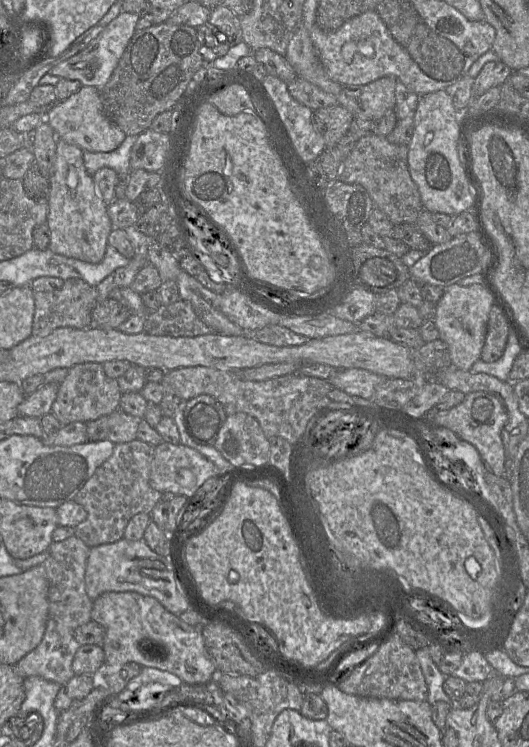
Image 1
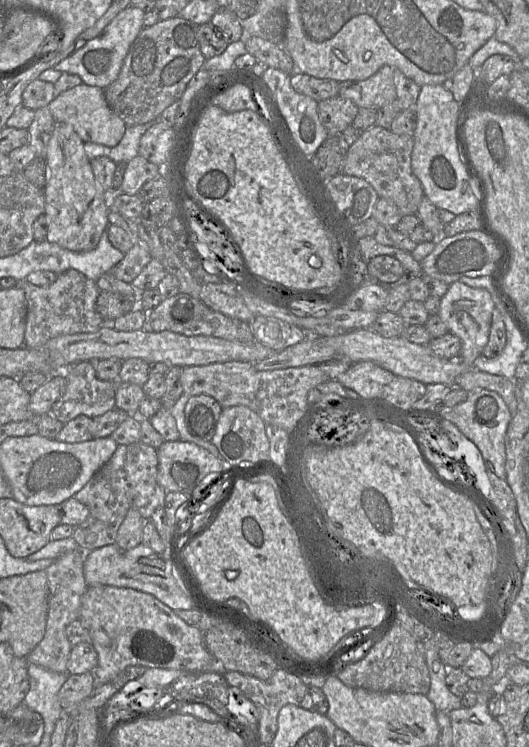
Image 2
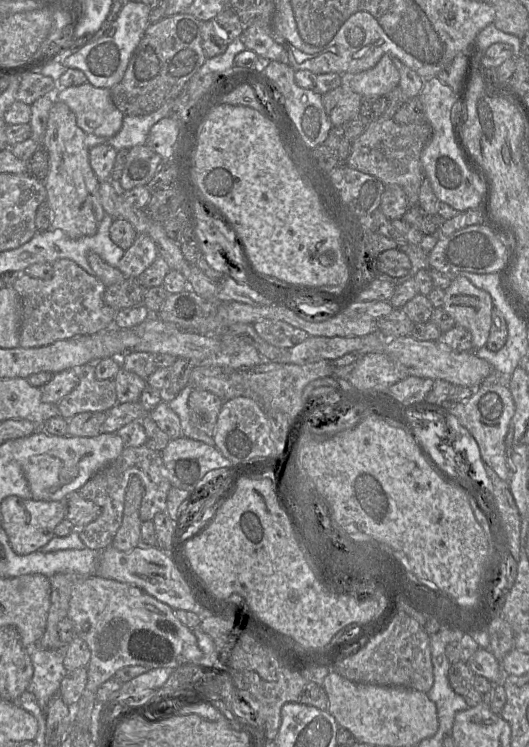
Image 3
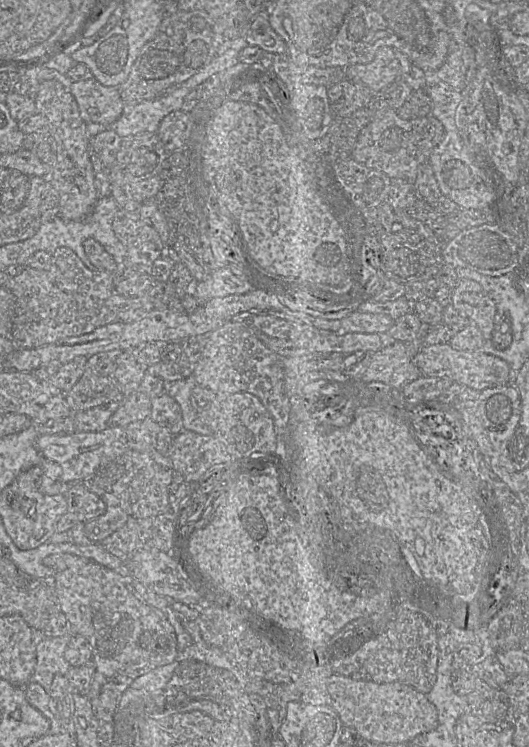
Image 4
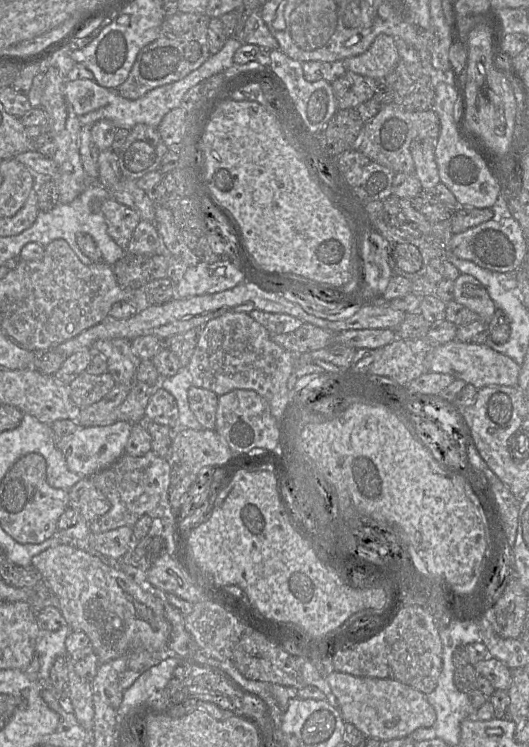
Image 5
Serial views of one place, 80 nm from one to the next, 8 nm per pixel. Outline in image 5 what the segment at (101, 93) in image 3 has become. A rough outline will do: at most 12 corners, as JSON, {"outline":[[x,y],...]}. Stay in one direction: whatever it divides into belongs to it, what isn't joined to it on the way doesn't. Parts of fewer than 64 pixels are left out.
{"outline":[[94,79],[67,81],[64,92],[82,116],[106,106],[111,90]]}

